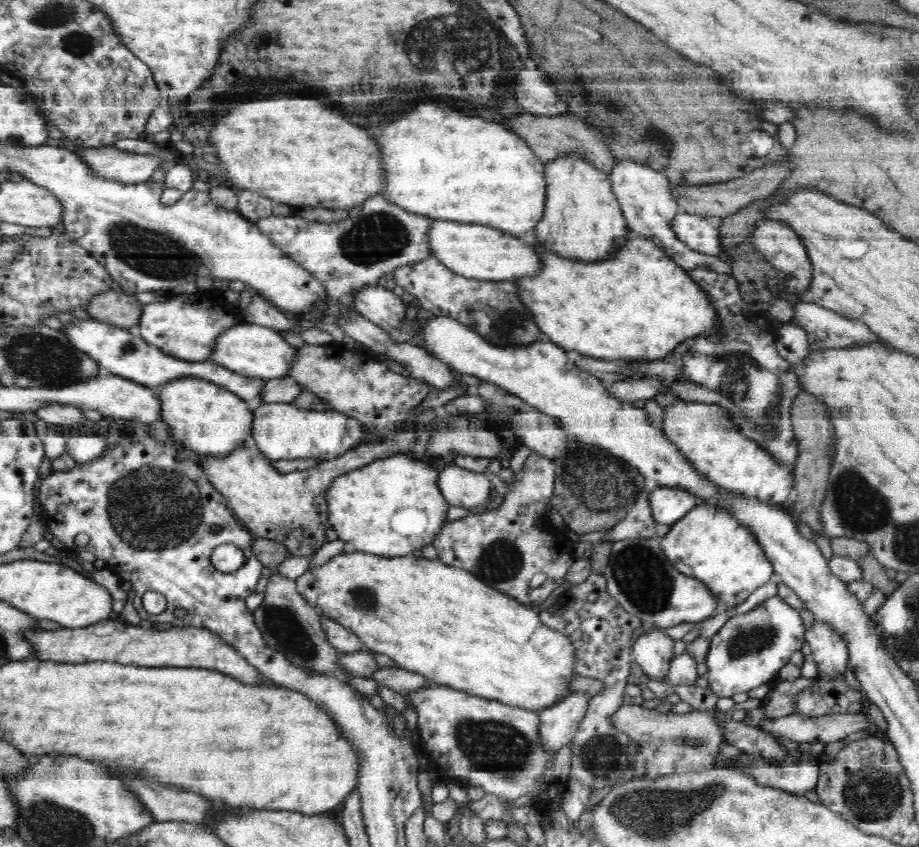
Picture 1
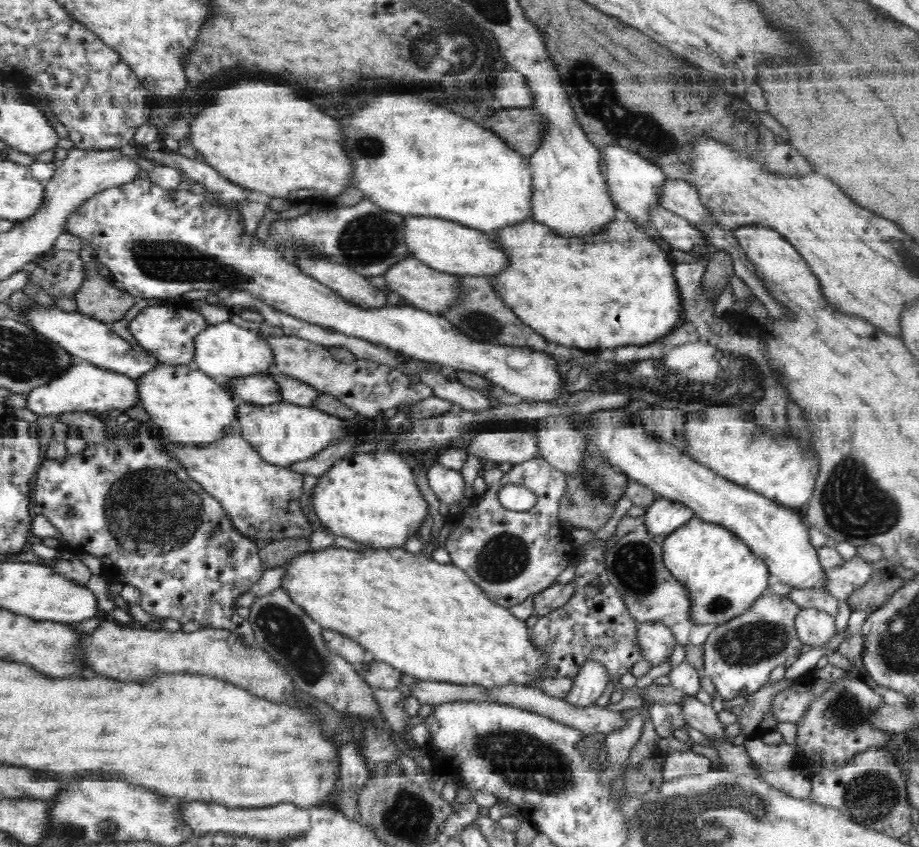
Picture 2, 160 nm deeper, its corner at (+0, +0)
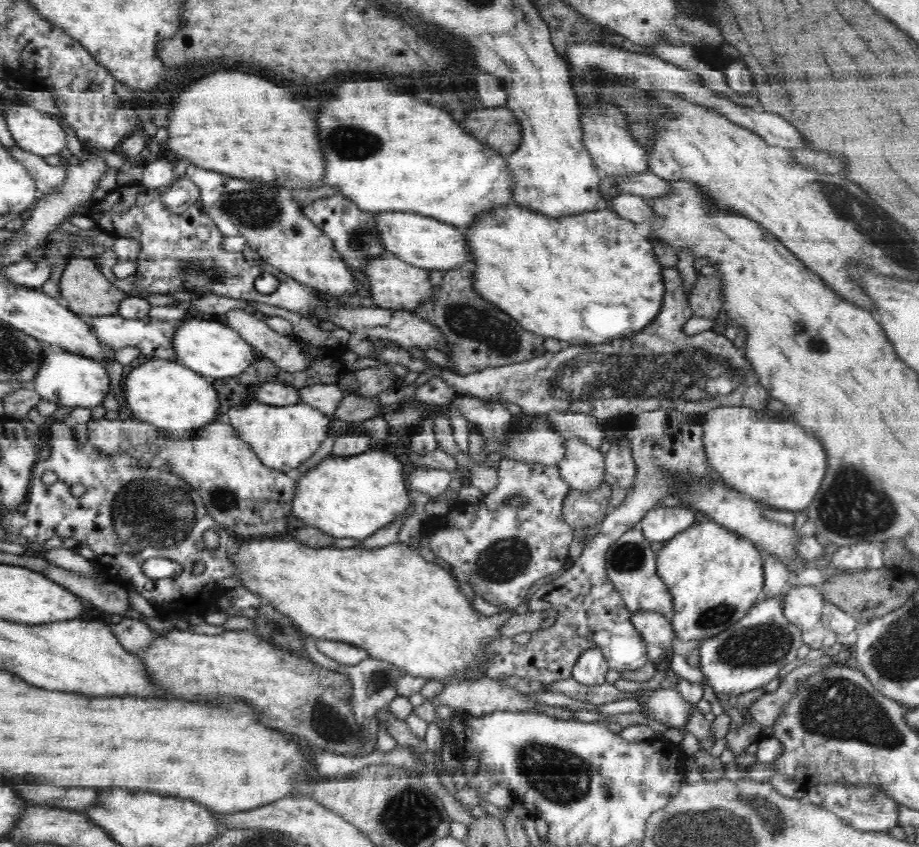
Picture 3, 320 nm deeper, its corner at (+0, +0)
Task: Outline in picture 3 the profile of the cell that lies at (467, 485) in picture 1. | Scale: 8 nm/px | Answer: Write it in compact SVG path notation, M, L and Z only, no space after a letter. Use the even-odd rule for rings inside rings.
M419 467L410 472L406 482L412 490L433 498L446 491L454 474L446 469Z

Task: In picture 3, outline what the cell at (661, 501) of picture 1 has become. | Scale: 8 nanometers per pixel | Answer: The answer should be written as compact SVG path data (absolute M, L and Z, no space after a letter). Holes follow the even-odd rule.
M681 506L654 507L640 522L644 537L650 543L665 543L693 526L694 523L694 511Z

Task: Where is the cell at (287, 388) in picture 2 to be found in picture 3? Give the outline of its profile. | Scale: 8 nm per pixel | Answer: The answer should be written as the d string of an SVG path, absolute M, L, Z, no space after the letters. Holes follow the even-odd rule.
M314 383L298 389L300 400L333 419L336 408L346 395L337 383Z

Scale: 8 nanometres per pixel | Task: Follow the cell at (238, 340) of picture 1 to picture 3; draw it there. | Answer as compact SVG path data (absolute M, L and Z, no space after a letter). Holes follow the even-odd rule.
M221 318L186 319L186 322L175 330L172 350L176 361L207 378L236 376L248 369L258 358L251 344L246 342L237 330L228 327Z

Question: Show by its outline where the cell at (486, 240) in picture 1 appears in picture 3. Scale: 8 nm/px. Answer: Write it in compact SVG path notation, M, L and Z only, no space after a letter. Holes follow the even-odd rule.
M378 212L376 213L377 230L385 252L392 253L404 262L421 269L446 270L458 269L464 262L471 264L472 247L466 246L464 234L460 234L454 225L444 224L441 220L416 213Z

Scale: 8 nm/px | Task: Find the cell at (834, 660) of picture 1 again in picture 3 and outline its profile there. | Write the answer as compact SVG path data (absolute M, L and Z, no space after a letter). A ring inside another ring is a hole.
M814 586L787 587L784 604L785 617L795 624L800 632L808 632L820 623L825 601Z

